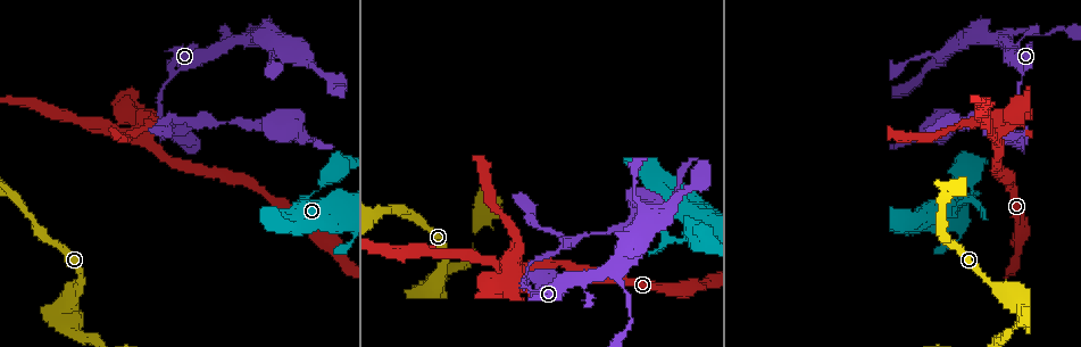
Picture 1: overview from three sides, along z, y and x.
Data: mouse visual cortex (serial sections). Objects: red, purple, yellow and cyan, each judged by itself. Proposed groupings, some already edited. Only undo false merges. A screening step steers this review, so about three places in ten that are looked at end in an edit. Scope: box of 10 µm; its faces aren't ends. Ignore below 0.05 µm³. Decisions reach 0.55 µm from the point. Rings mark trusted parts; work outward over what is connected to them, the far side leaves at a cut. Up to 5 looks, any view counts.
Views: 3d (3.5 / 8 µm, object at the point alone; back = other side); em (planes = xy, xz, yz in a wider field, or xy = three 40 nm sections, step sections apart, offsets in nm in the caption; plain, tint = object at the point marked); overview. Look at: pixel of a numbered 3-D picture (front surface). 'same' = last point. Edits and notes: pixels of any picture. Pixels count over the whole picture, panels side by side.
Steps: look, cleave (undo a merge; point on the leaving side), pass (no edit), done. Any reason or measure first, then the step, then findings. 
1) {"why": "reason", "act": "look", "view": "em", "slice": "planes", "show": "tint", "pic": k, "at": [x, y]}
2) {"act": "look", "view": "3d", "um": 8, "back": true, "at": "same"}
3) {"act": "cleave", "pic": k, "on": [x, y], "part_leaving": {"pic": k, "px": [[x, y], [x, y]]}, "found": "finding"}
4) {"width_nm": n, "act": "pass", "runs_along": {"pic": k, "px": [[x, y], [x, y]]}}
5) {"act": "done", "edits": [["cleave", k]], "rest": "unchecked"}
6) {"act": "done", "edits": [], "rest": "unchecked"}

{"why": "thick turns thin", "act": "look", "view": "3d", "um": 8, "pic": 1, "at": [491, 287]}

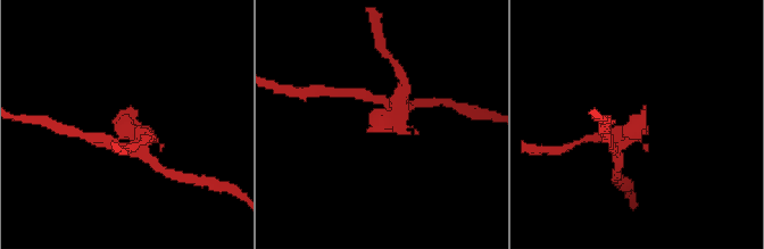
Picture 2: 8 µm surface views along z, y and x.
{"act": "look", "view": "3d", "um": 3.5, "at": "same"}

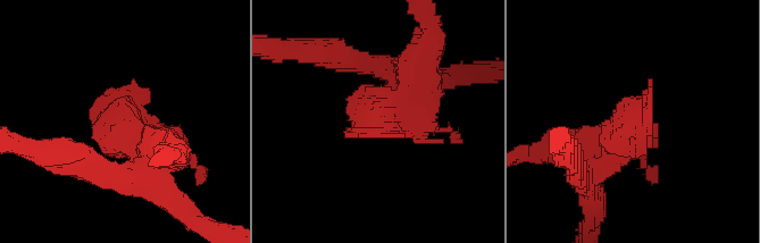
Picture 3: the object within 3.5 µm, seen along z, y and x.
{"act": "pass", "runs_along": {"pic": 3, "px": [[602, 151], [632, 137], [649, 89]]}, "found": "one cell here"}

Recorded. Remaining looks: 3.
{"why": "sudden change in width", "act": "look", "view": "3d", "um": 3.5, "pic": 1, "at": [65, 307]}

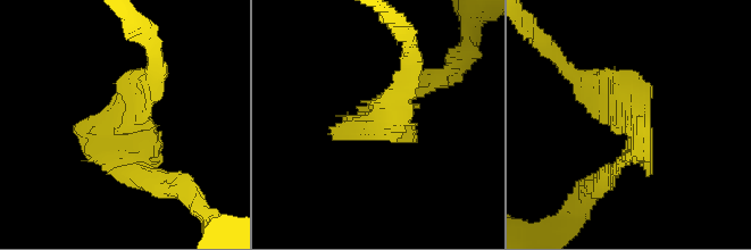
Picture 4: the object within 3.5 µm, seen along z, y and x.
{"act": "cleave", "pic": 4, "on": [169, 178], "part_leaving": {"pic": 4, "px": [[117, 150], [134, 174], [190, 199]]}, "found": "a second cell is stuck on"}

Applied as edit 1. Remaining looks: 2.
{"act": "done", "edits": [["cleave", 4]], "rest": "unchecked"}

